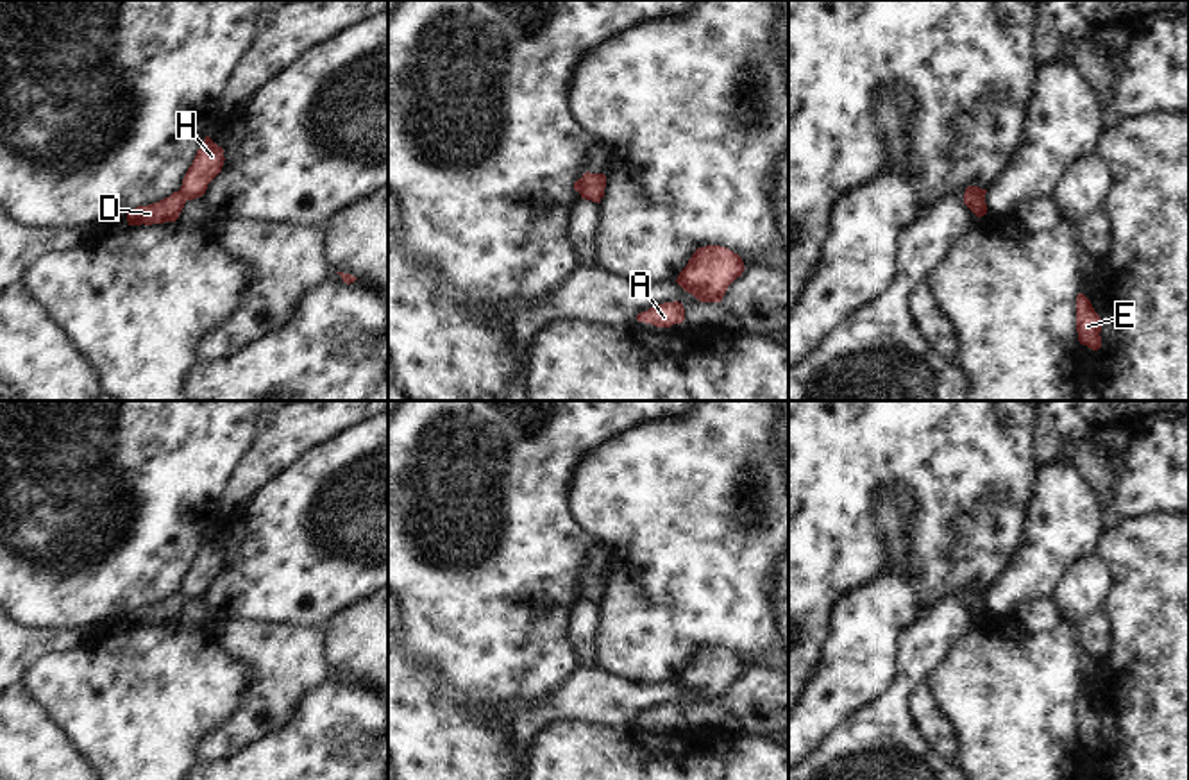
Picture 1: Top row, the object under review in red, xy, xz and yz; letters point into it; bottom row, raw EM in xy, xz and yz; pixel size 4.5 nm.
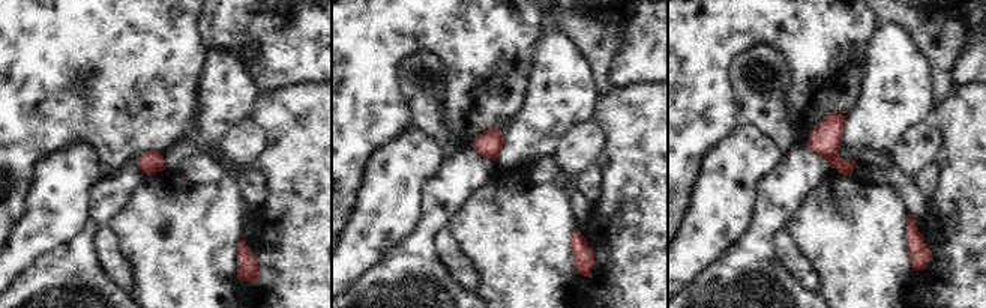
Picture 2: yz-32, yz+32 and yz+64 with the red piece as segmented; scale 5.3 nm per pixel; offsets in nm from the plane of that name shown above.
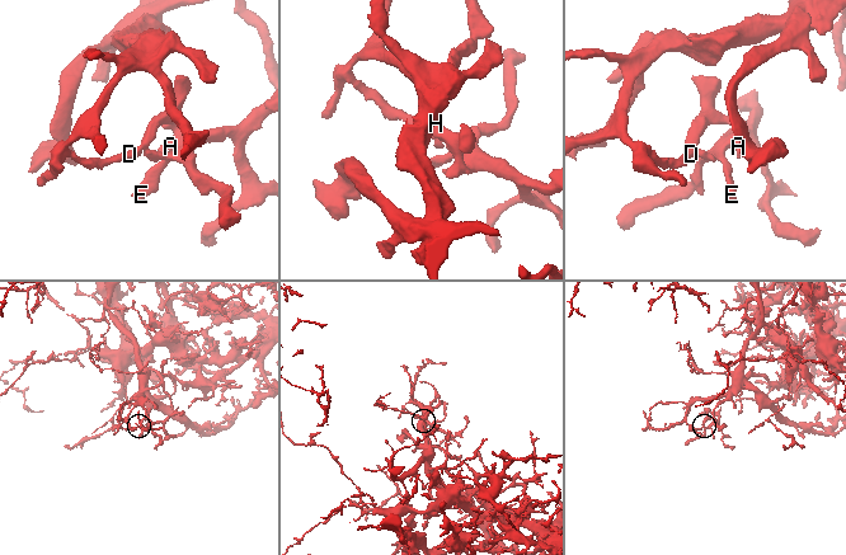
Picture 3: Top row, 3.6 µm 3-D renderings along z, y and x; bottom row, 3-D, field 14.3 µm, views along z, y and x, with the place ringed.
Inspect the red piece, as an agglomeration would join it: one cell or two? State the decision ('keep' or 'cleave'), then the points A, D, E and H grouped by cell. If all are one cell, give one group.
cleave; groups A E H / D

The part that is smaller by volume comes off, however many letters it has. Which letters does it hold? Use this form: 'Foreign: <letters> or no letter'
Foreign: A, E, H

